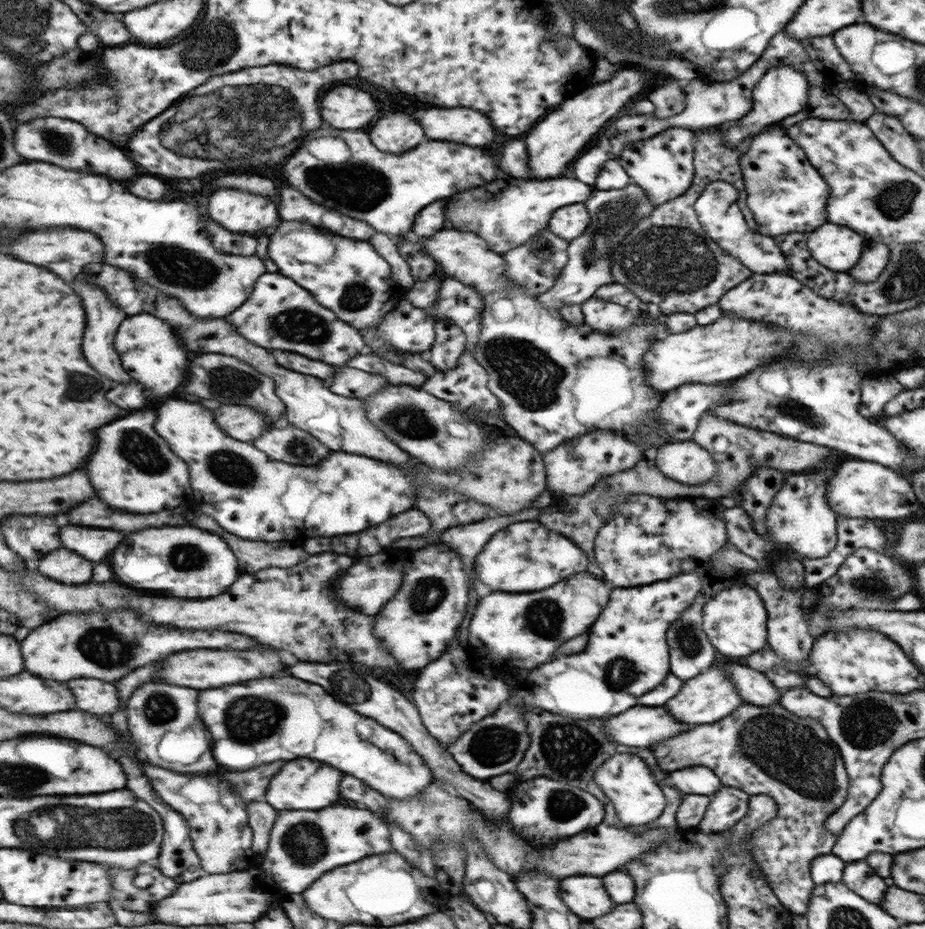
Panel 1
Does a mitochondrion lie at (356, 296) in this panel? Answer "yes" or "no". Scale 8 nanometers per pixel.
yes

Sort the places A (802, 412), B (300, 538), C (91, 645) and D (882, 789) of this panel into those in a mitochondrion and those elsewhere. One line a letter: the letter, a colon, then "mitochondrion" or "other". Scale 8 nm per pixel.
A: mitochondrion
B: other
C: mitochondrion
D: other

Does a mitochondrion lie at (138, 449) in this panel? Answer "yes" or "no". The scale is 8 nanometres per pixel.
yes

